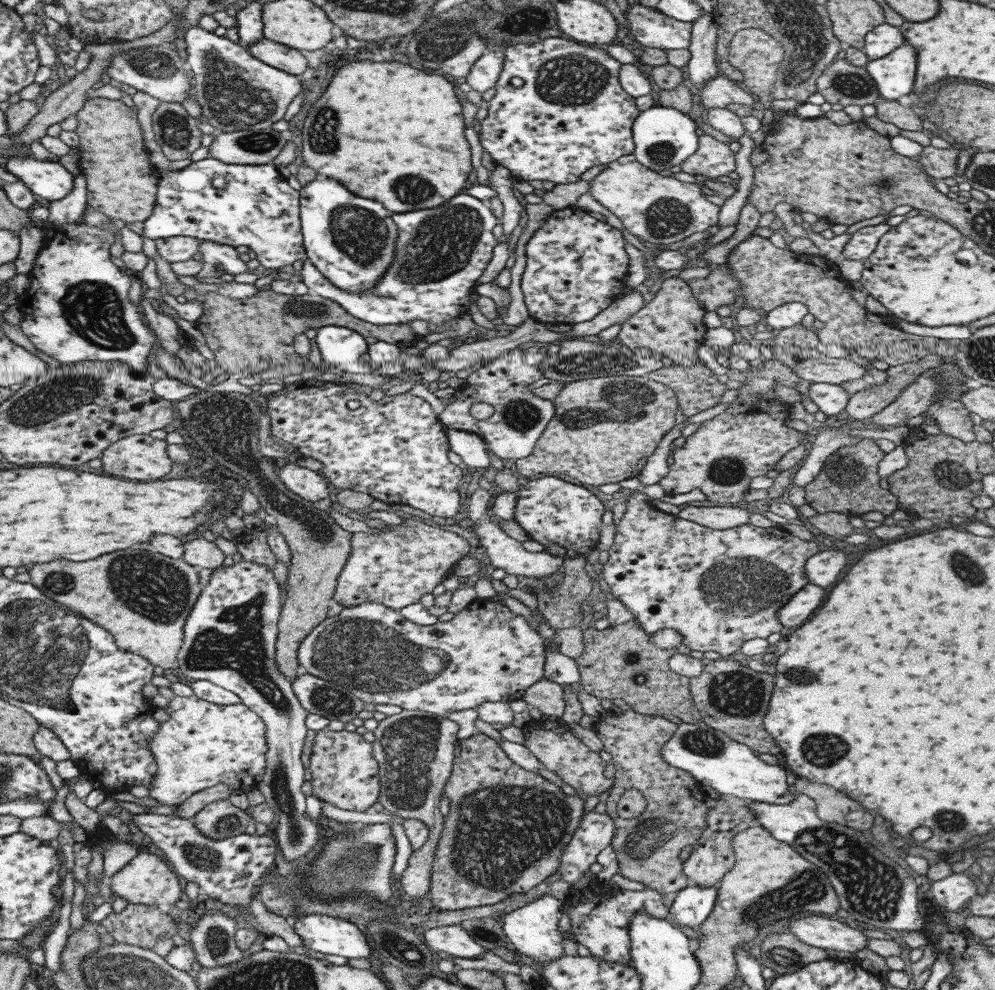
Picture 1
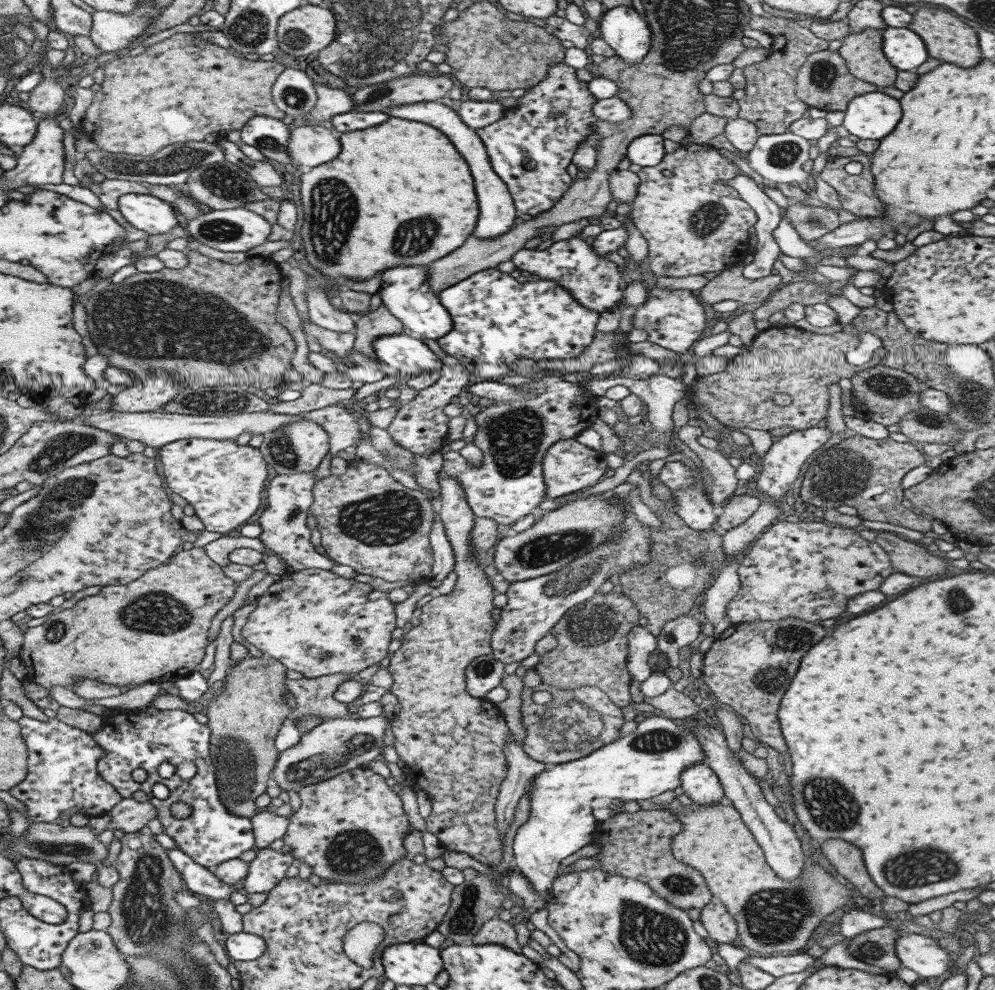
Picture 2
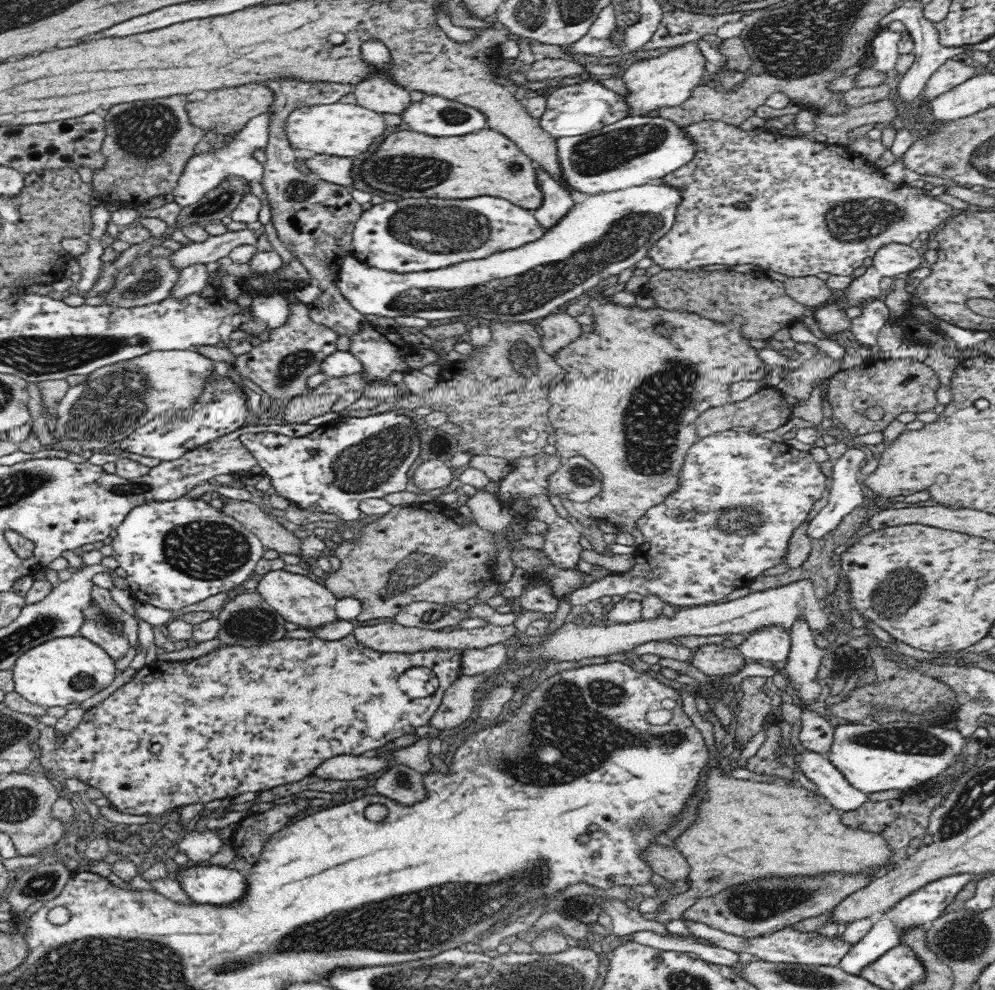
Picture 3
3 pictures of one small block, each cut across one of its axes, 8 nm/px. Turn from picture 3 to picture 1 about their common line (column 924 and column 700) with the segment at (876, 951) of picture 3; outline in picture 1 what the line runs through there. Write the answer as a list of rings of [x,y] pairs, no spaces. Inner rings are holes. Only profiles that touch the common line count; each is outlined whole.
[[[691,884],[681,888],[668,908],[671,924],[679,929],[697,928],[712,911],[716,896],[716,888]]]

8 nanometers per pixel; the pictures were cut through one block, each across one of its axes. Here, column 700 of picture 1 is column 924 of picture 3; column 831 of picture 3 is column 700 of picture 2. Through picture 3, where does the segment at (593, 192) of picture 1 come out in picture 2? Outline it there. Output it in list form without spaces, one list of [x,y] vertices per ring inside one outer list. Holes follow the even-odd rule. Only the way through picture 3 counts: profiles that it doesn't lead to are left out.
[[[691,143],[680,146],[674,152],[665,153],[659,164],[640,167],[635,173],[638,176],[638,185],[628,214],[633,226],[646,239],[650,272],[656,276],[681,278],[727,270],[741,263],[750,252],[749,228],[754,226],[756,216],[753,209],[728,183],[735,176],[744,174],[731,158],[722,156],[717,149],[707,144]],[[662,170],[669,170],[672,176],[664,176]]]

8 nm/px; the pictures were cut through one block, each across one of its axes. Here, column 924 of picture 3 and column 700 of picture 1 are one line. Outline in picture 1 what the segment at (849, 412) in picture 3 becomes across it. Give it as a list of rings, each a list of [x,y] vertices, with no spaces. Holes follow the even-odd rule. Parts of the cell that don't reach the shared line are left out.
[[[701,363],[691,367],[662,367],[649,372],[646,378],[673,391],[685,420],[719,404],[726,390],[724,378],[714,375]]]

